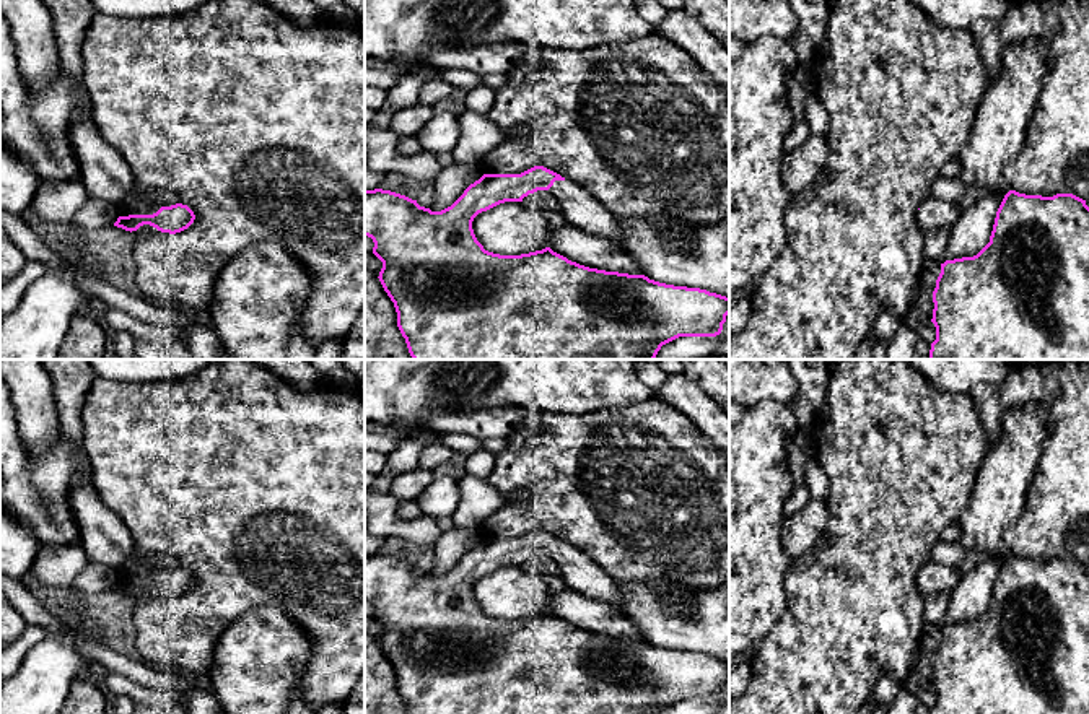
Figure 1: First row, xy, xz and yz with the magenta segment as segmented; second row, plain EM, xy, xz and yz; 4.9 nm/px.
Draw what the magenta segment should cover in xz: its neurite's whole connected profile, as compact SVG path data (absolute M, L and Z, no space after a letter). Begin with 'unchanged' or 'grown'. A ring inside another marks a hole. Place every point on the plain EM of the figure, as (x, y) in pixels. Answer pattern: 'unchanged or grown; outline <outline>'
grown; outline M534 530L521 538L483 538L479 545L470 548L451 571L441 576L431 576L430 573L420 571L417 564L391 555L365 555L365 600L373 603L373 618L383 626L383 633L378 642L384 655L394 667L397 677L397 691L405 703L409 714L661 714L663 709L679 701L716 701L721 698L726 680L729 678L729 662L726 660L700 652L659 647L649 644L645 639L628 639L589 633L568 625L566 621L553 616L550 612L521 620L500 620L485 615L474 599L474 582L479 577L487 576L500 568L523 566L524 561L537 555L549 555L558 564L560 577L563 579L566 587L571 587L589 599L602 600L606 603L610 603L614 608L622 610L623 594L617 587L615 579L612 579L583 551L544 530Z

